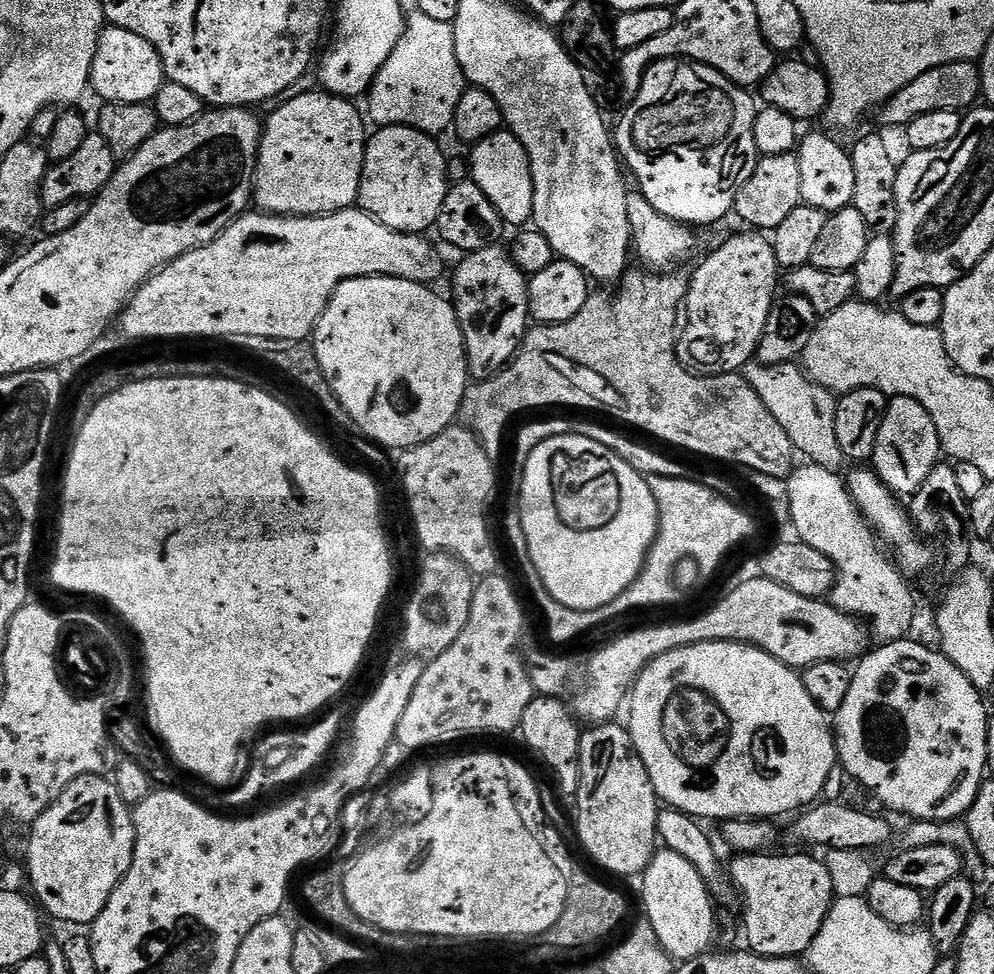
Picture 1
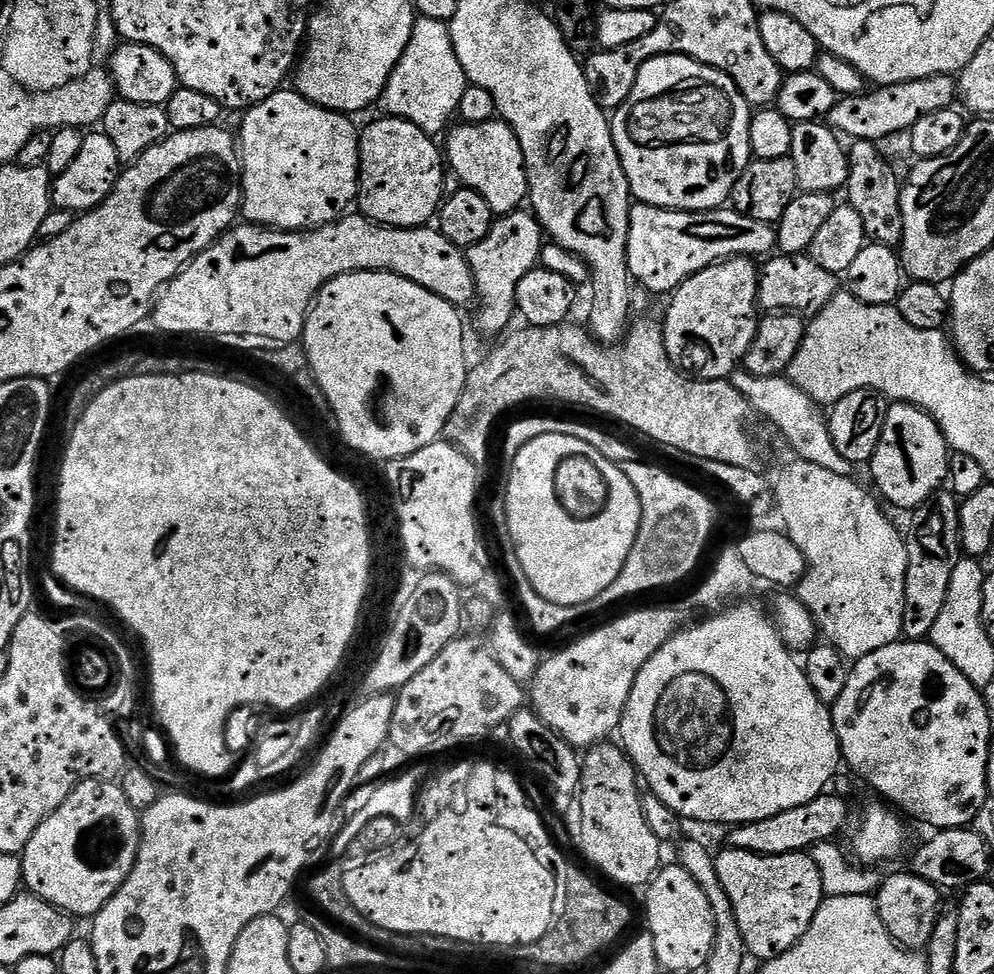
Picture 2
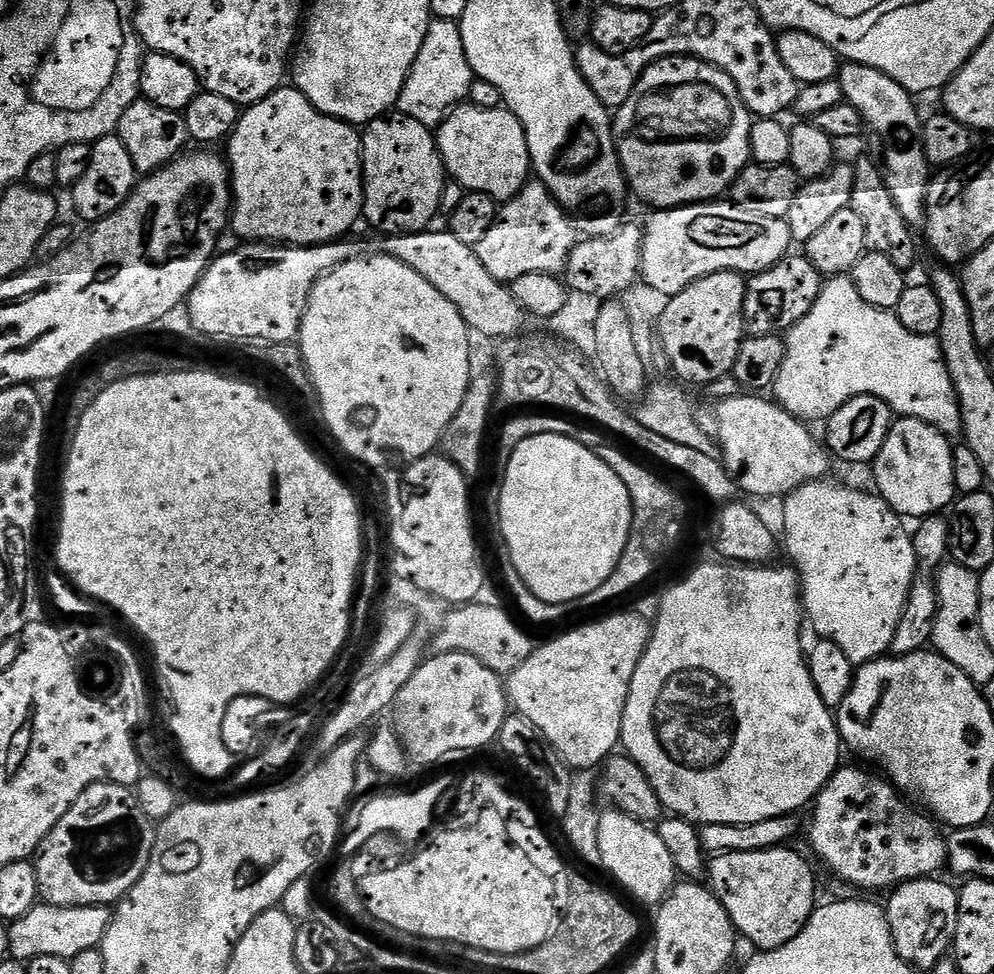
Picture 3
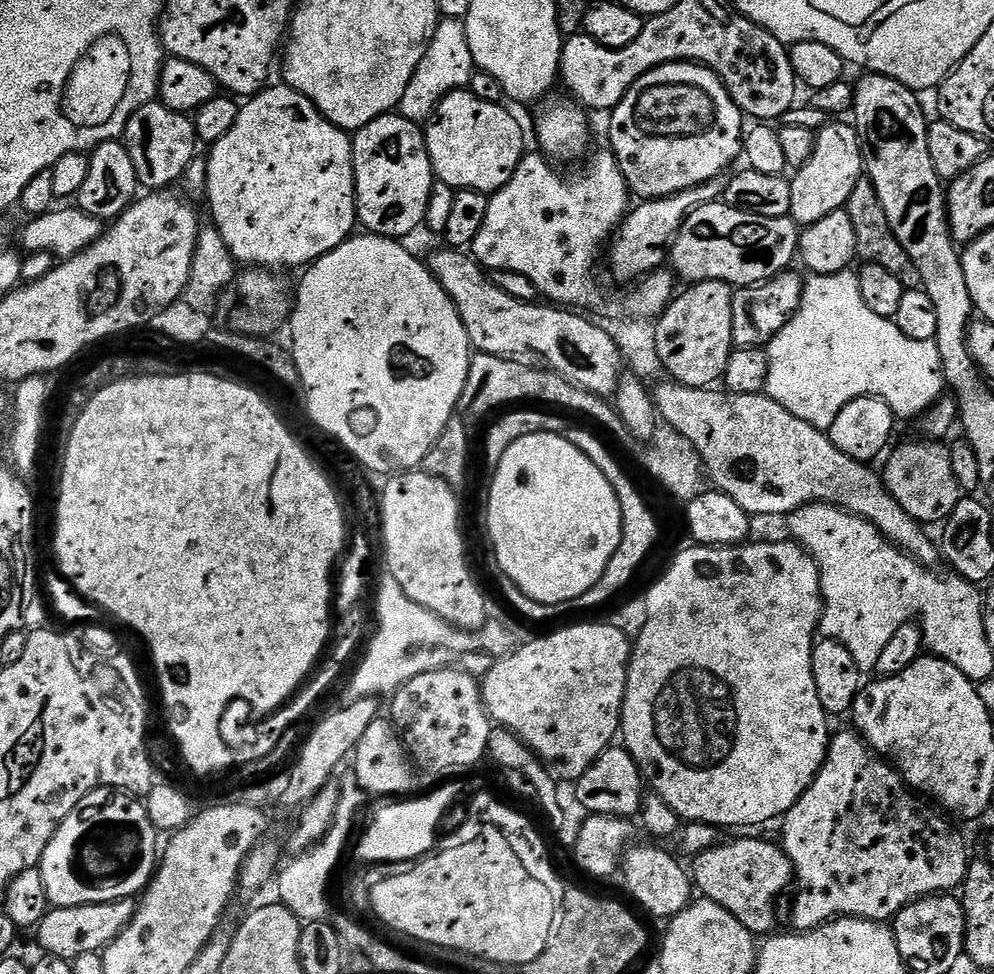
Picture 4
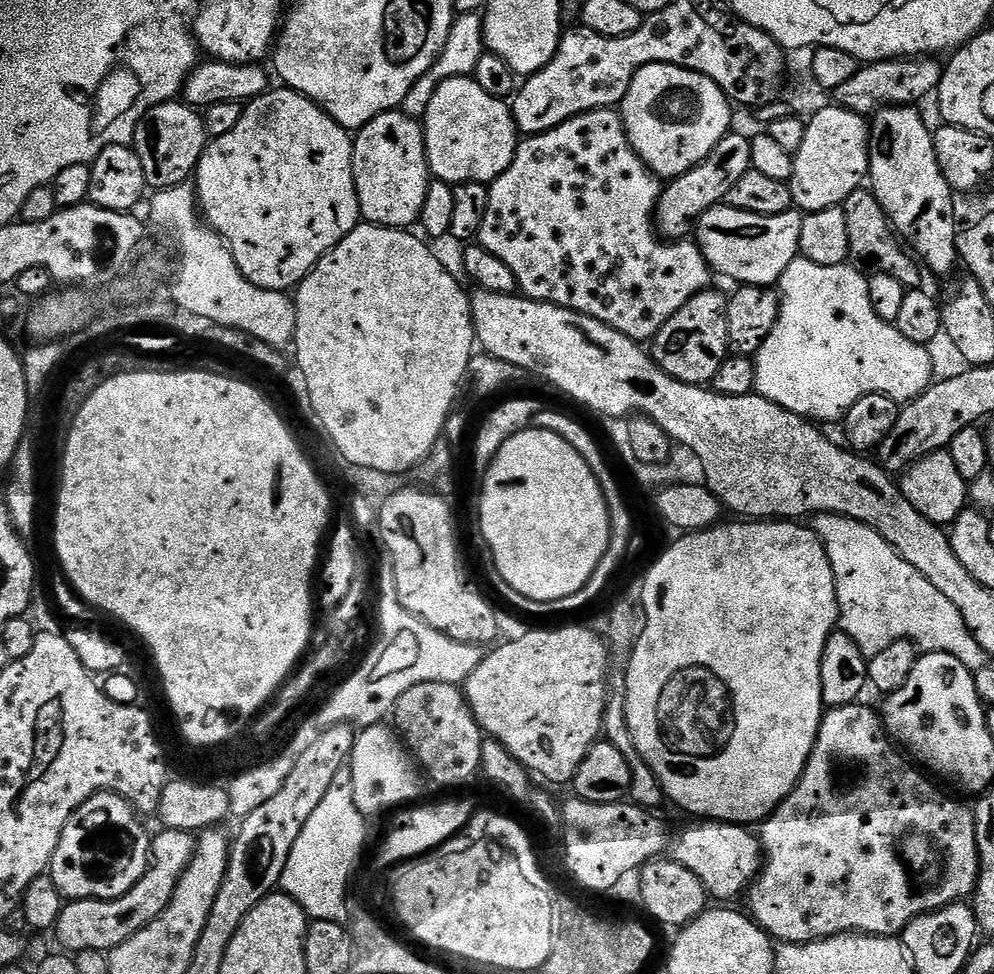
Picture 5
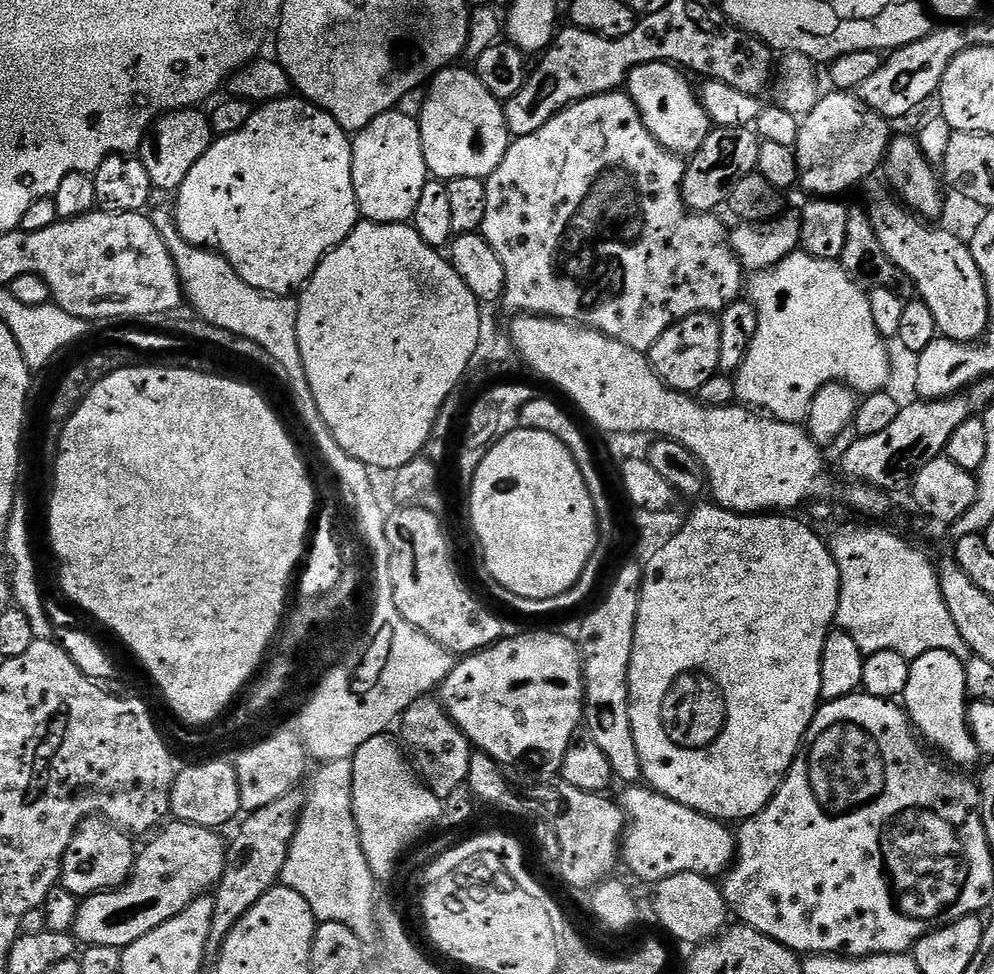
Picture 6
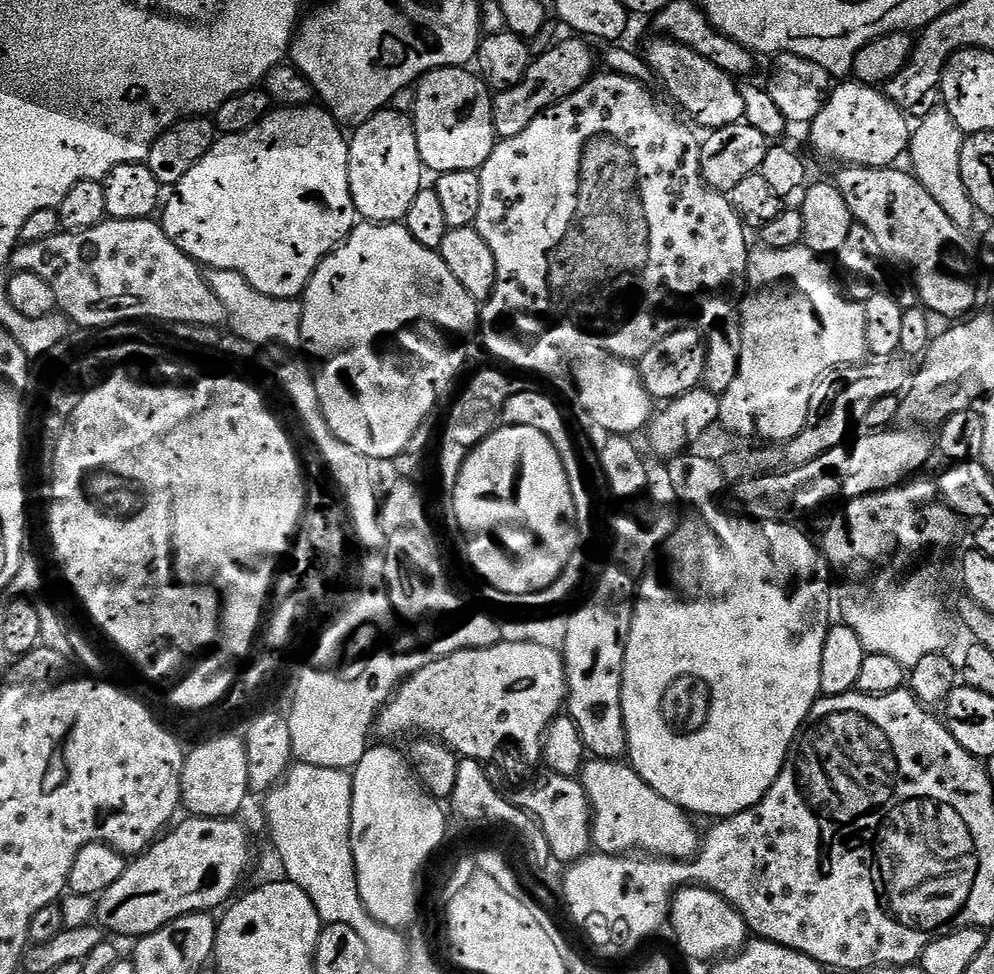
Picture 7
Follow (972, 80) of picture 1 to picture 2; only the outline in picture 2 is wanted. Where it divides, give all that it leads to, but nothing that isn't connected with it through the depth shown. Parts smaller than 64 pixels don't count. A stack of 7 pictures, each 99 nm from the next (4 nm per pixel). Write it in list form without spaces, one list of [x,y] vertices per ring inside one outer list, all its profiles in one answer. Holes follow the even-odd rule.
[[[934,74],[914,82],[885,84],[872,91],[876,92],[865,90],[859,96],[840,96],[826,118],[828,127],[841,137],[849,136],[852,142],[884,142],[887,136],[896,136],[899,132],[911,133],[918,118],[926,118],[926,114],[935,114],[938,110],[953,107],[960,94],[960,85],[955,75]]]

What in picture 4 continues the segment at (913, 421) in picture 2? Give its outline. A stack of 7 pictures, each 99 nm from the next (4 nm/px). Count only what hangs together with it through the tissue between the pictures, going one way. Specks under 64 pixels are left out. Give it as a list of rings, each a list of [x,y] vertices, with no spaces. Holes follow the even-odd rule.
[[[936,438],[923,439],[900,444],[896,449],[893,447],[883,461],[885,464],[882,475],[884,485],[890,490],[890,494],[894,494],[898,506],[902,506],[906,514],[910,514],[910,518],[919,520],[925,526],[936,523],[939,525],[947,520],[954,506],[958,506],[962,489],[954,478],[954,466],[950,466],[949,445]]]

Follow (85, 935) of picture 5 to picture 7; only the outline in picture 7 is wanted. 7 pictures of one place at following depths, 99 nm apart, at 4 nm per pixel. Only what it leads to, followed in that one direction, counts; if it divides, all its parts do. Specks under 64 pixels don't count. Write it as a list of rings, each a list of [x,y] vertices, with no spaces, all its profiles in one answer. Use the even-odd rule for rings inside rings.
[[[192,816],[187,819],[181,819],[175,827],[165,831],[155,843],[125,867],[122,878],[118,878],[114,886],[100,893],[95,923],[105,933],[113,932],[116,936],[132,936],[131,938],[148,936],[183,916],[195,912],[211,913],[216,910],[212,908],[219,904],[227,905],[237,895],[236,887],[243,882],[244,875],[248,872],[248,863],[252,860],[252,844],[248,841],[247,830],[236,818],[215,820],[209,816]]]

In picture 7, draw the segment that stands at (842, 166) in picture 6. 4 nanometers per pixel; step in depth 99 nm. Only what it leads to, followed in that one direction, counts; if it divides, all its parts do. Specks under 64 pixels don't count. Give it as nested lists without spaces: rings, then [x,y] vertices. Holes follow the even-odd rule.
[[[848,82],[837,83],[831,89],[821,112],[810,123],[813,150],[828,160],[837,160],[835,163],[840,166],[893,167],[912,141],[913,125],[904,117],[905,109],[899,108],[879,87],[844,83]]]

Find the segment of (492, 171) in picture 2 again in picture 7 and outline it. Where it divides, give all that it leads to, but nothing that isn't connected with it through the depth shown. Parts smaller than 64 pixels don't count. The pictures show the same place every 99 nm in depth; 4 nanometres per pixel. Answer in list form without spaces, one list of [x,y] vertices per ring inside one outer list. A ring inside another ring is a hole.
[[[439,68],[428,72],[415,85],[414,123],[418,150],[425,169],[433,173],[450,170],[477,171],[490,158],[498,137],[492,121],[493,93],[475,71],[463,68]]]

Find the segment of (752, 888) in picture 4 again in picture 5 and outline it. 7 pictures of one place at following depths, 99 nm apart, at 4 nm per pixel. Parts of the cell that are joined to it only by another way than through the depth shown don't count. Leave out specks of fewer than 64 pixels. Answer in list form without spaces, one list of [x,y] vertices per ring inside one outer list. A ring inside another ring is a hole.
[[[696,822],[693,828],[684,828],[680,837],[675,837],[670,848],[671,859],[686,866],[705,892],[716,902],[732,902],[735,896],[743,897],[752,887],[753,880],[760,875],[764,854],[759,839],[752,836],[747,827],[723,822]]]

